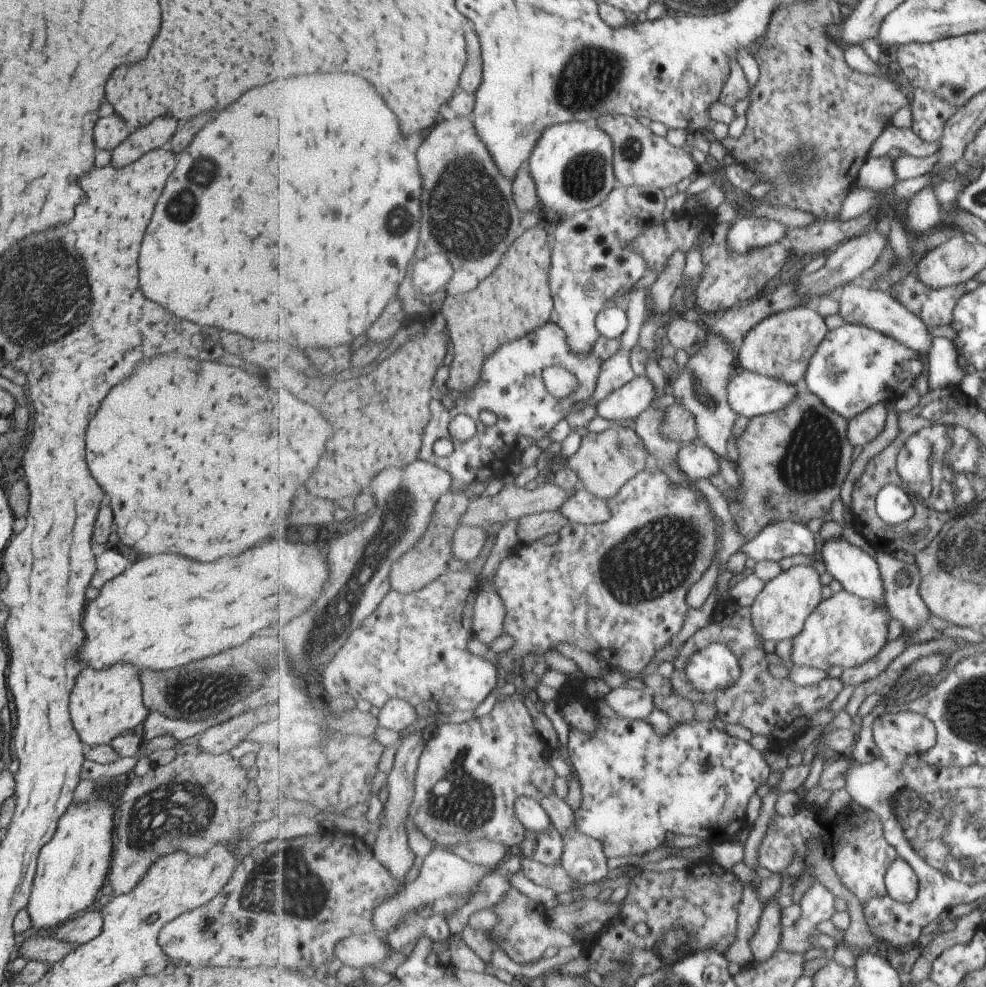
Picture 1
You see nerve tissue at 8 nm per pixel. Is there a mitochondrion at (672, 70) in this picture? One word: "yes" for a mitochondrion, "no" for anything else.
no

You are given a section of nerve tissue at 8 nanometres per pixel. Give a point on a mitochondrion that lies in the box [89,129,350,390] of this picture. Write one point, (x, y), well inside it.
(203, 172)

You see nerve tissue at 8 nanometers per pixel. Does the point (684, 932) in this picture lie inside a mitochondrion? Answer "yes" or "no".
yes

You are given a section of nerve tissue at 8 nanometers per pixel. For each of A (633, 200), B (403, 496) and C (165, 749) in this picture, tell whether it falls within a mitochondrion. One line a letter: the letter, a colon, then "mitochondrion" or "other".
A: other
B: mitochondrion
C: other

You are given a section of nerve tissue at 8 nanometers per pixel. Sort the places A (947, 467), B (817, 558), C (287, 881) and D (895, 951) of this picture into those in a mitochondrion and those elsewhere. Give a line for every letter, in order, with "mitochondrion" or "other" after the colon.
A: mitochondrion
B: other
C: mitochondrion
D: other

